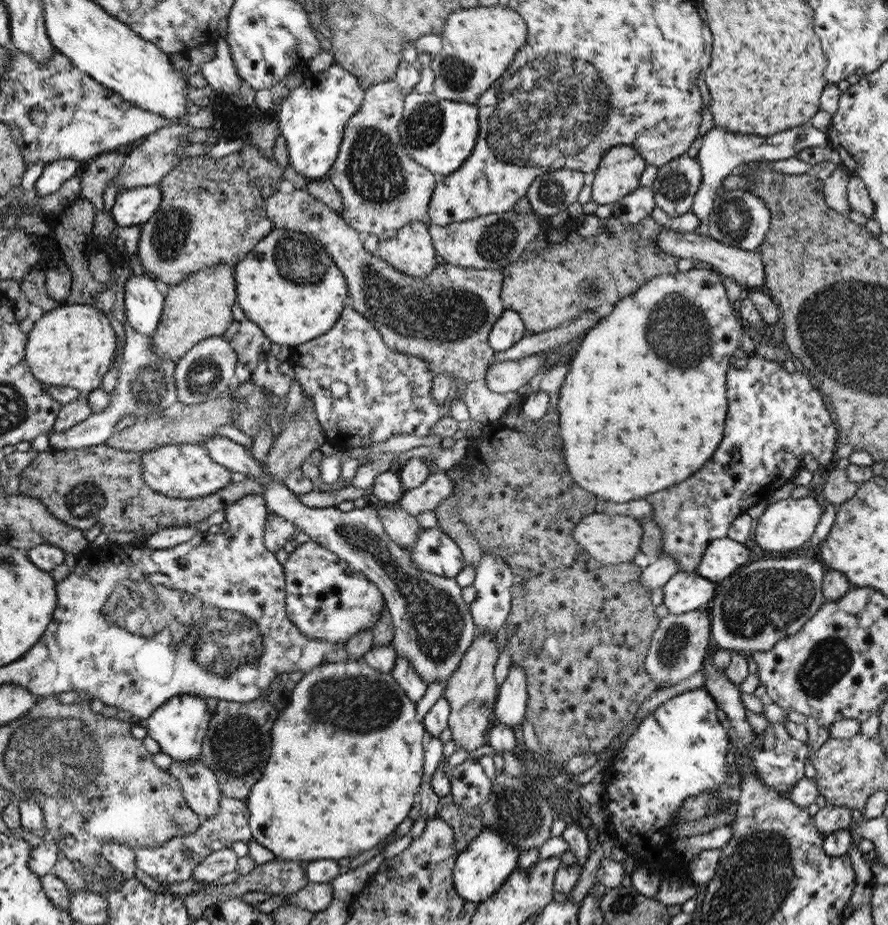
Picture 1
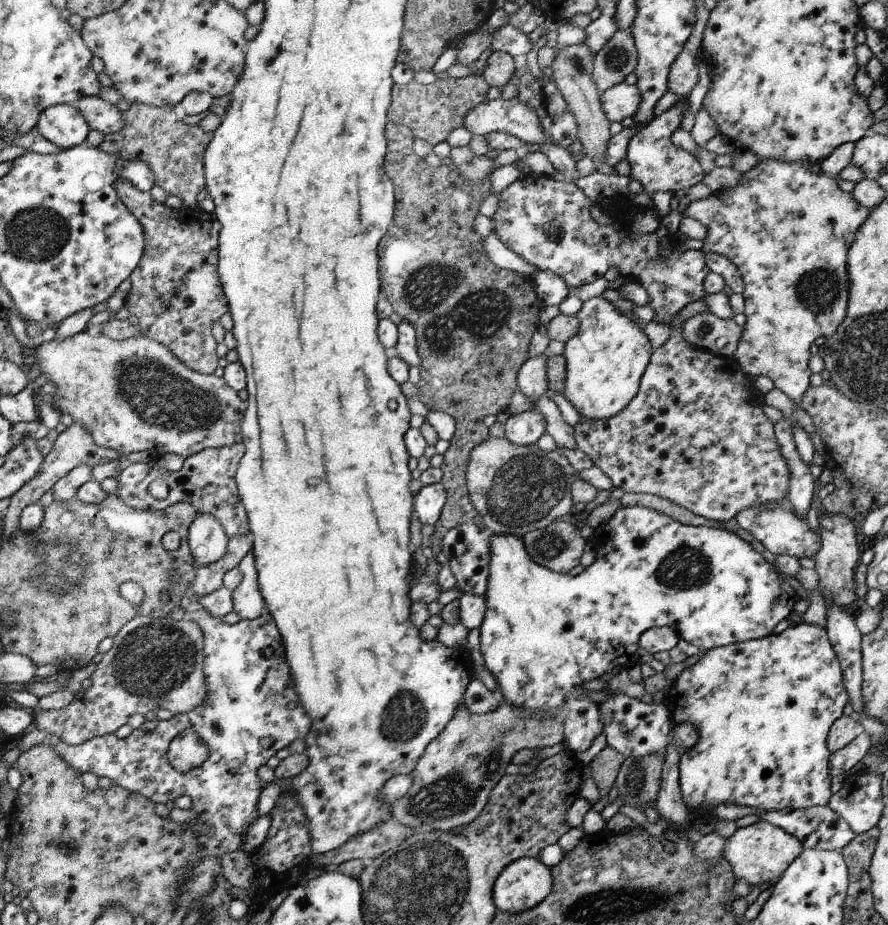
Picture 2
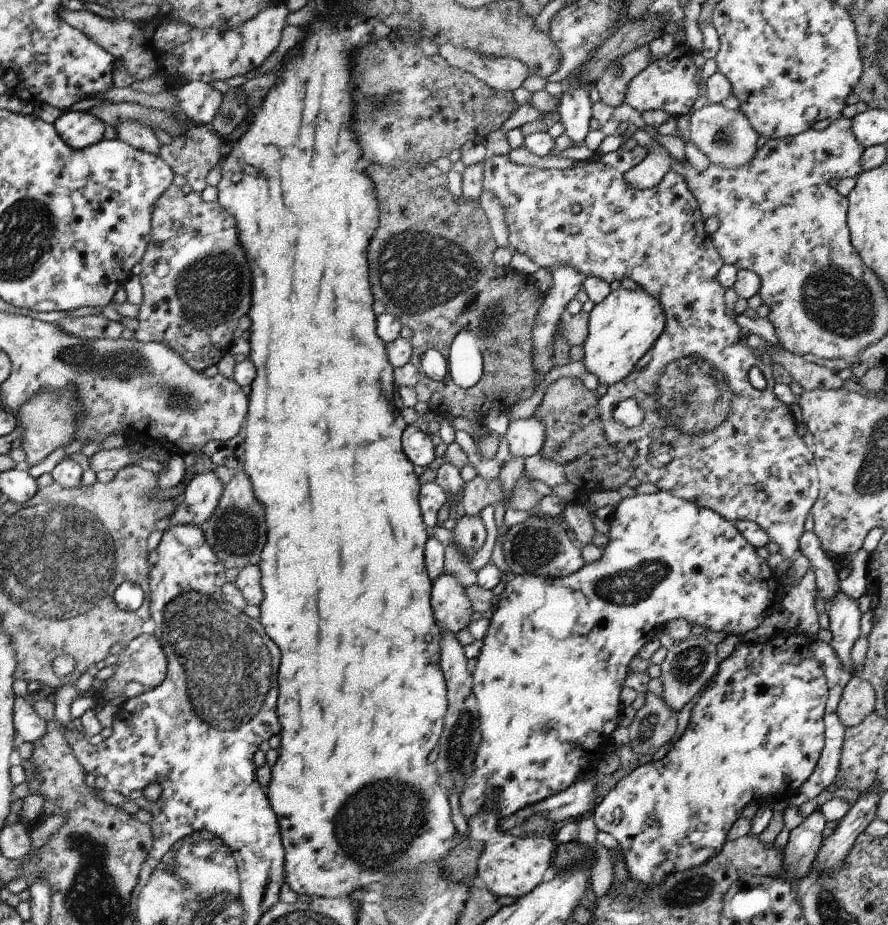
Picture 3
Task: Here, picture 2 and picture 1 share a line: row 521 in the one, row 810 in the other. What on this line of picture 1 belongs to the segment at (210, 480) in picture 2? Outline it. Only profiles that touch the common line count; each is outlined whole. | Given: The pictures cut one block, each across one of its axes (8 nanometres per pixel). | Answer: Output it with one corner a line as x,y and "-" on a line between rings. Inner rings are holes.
220,797
219,812
215,816
203,820
198,829
192,833
178,835
166,841
162,846
144,847
144,845
132,845
131,852
136,854
136,866
154,878
159,884
184,882
192,878
196,863
204,860
213,852
231,848
237,840
247,843
253,840
253,834
249,828
249,811
247,810
246,800
-
186,850
191,851
191,856
186,855

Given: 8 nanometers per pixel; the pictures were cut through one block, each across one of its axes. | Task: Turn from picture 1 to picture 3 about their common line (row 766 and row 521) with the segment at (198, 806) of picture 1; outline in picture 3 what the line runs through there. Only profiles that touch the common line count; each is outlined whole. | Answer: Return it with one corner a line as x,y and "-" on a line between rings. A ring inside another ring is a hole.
213,472
197,474
187,484
183,501
170,517
170,527
176,525
205,526
217,509
224,486

